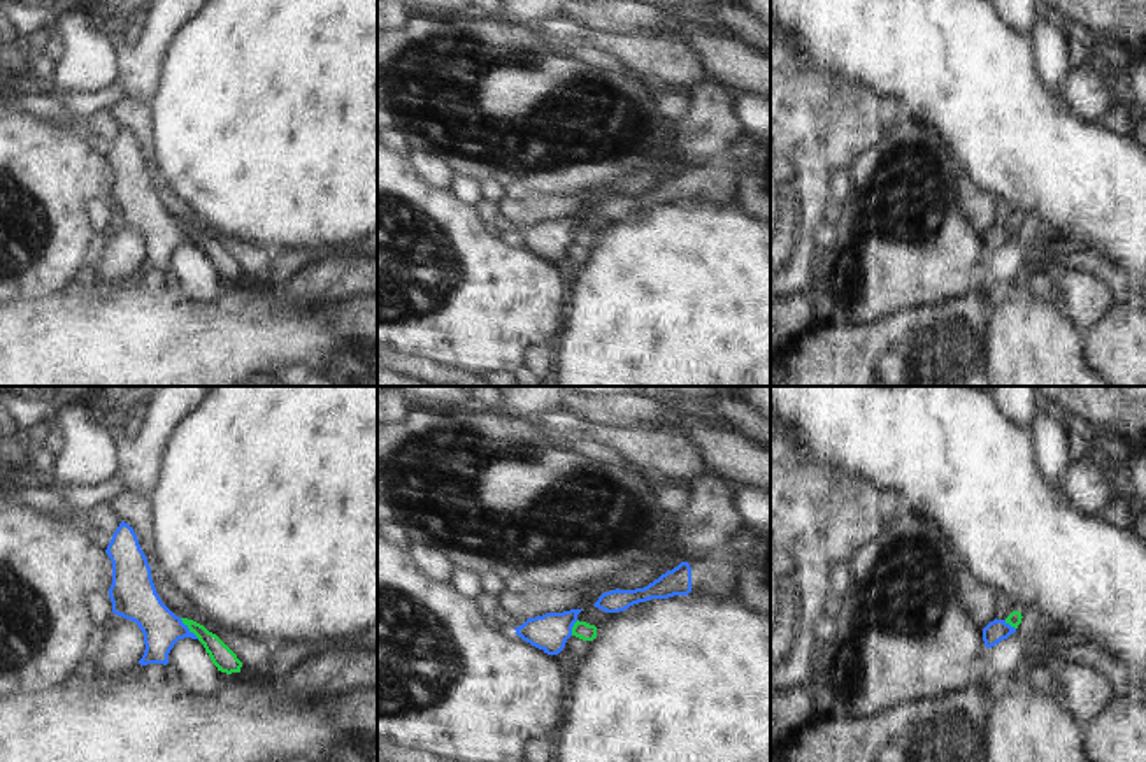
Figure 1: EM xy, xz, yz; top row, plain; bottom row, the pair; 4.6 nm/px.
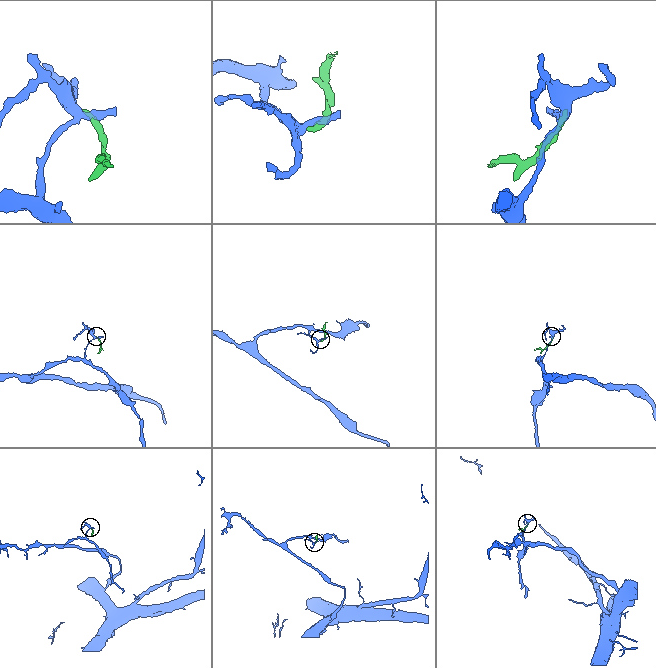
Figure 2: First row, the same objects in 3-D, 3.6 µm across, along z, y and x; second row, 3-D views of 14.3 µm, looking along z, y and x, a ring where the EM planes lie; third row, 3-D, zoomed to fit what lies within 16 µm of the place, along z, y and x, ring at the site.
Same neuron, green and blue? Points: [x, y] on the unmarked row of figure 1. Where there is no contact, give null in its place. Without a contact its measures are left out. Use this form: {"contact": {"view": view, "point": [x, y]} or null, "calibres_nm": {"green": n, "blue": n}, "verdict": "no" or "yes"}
{"contact": {"view": "xy", "point": [190, 236]}, "calibres_nm": {"green": 100, "blue": 180}, "verdict": "no"}

